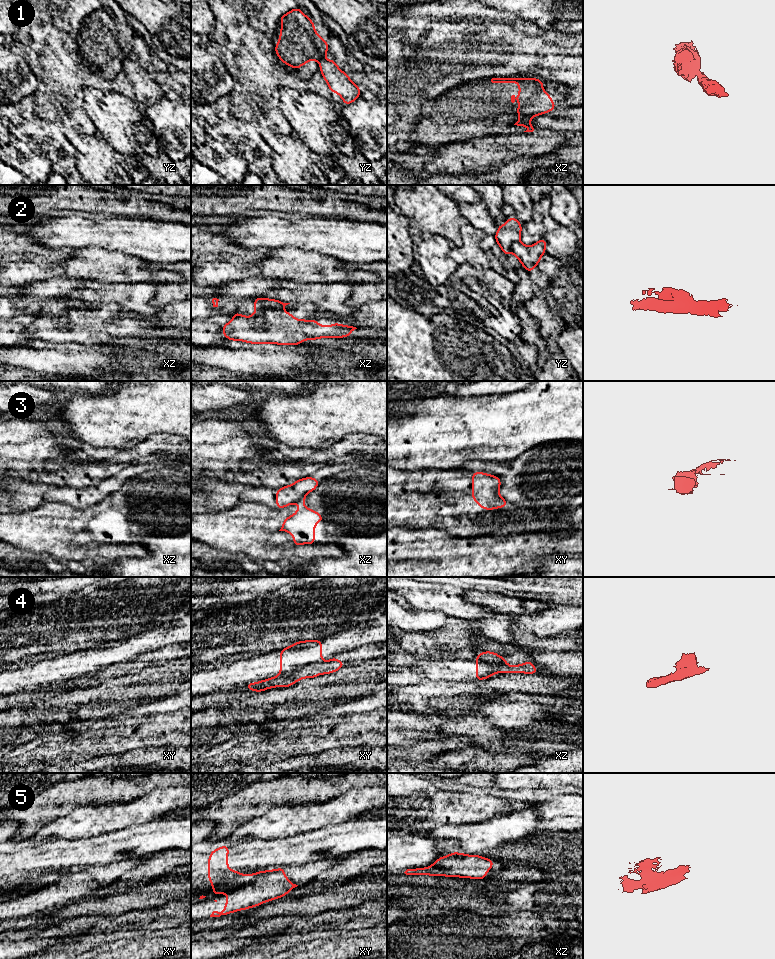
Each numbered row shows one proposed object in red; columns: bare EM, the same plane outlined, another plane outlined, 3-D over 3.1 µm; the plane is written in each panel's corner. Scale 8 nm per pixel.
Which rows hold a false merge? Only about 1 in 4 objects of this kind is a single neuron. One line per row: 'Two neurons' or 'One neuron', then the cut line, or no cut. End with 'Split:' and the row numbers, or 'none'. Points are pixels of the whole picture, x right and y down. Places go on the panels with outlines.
1: Two neurons. Split along xz (528, 118), (520, 119)
2: Two neurons. Split along xz (279, 308), (268, 309), (262, 315), (253, 316)
3: Two neurons. Split along xz (304, 496), (297, 502)
4: Two neurons. Split along xy (321, 660), (280, 674)
5: Two neurons. Split along xy (255, 874), (251, 881), (229, 892)
Split: 1, 2, 3, 4, 5

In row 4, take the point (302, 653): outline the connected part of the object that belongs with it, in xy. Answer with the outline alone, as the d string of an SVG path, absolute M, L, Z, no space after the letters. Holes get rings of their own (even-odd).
M322 640L299 641L280 650L280 674L322 661Z

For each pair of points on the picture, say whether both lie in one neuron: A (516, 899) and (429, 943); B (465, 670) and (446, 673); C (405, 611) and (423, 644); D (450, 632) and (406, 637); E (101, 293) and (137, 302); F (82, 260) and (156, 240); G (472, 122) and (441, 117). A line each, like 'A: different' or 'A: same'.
A: different
B: same
C: different
D: same
E: same
F: different
G: same

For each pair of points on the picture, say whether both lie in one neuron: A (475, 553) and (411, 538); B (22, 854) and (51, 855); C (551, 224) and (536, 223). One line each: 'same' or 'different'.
A: same
B: same
C: different

